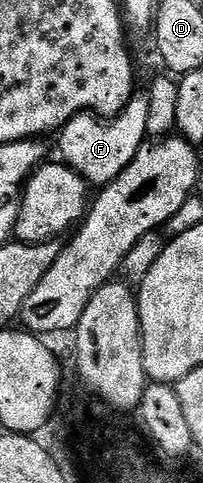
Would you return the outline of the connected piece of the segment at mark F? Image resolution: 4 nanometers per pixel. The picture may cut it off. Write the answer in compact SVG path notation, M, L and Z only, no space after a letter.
M136 91L129 97L126 107L117 117L101 119L91 113L80 113L66 122L63 129L59 130L59 160L69 165L83 181L88 182L89 186L108 185L114 179L118 179L118 175L122 175L126 167L130 167L134 155L138 155L138 151L144 146L149 136L146 127L149 112L147 92Z

